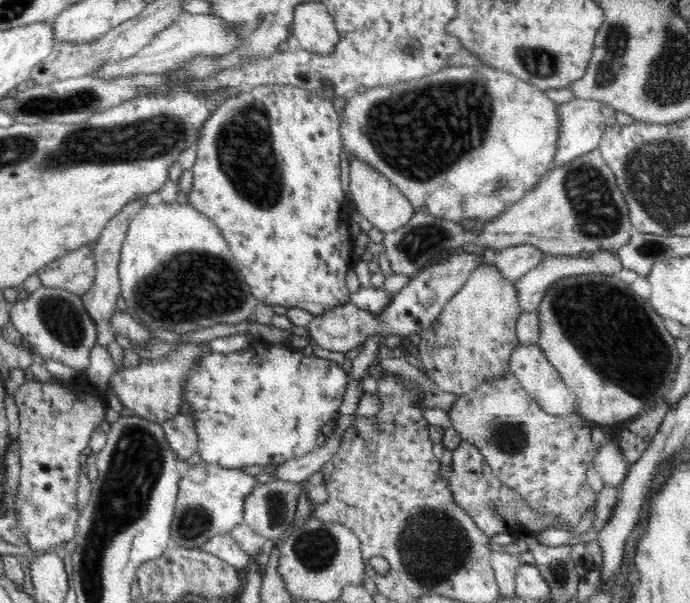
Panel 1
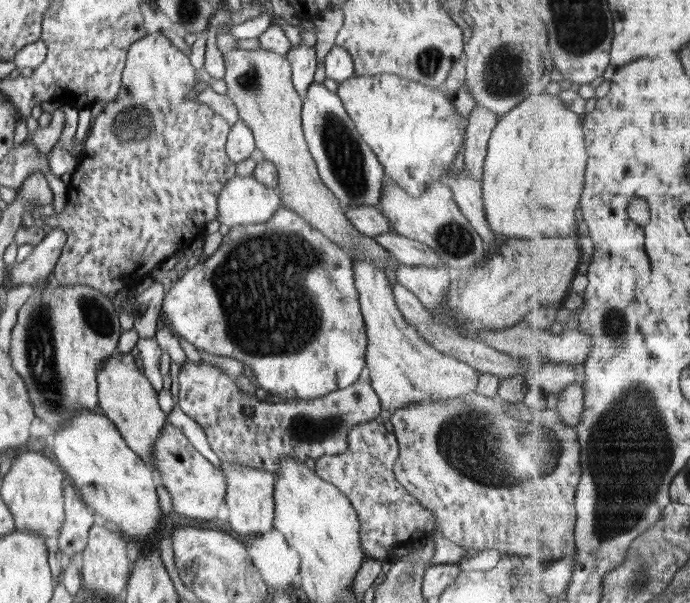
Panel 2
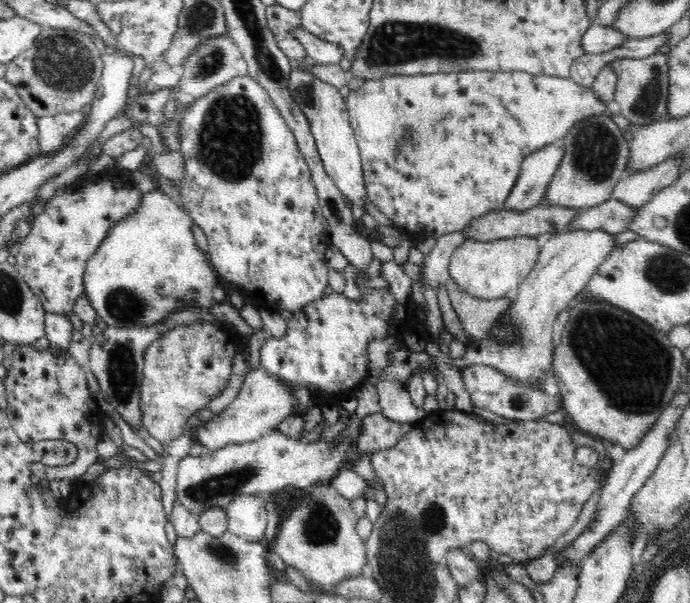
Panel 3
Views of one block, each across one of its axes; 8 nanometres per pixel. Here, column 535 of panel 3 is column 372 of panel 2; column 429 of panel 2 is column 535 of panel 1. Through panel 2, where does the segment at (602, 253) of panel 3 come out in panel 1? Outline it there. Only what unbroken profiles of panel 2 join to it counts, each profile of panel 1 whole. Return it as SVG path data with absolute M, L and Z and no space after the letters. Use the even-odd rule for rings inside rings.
M518 343L509 356L509 373L514 375L523 389L543 408L543 412L551 415L568 415L576 413L576 397L565 385L559 372L546 358L538 344Z

